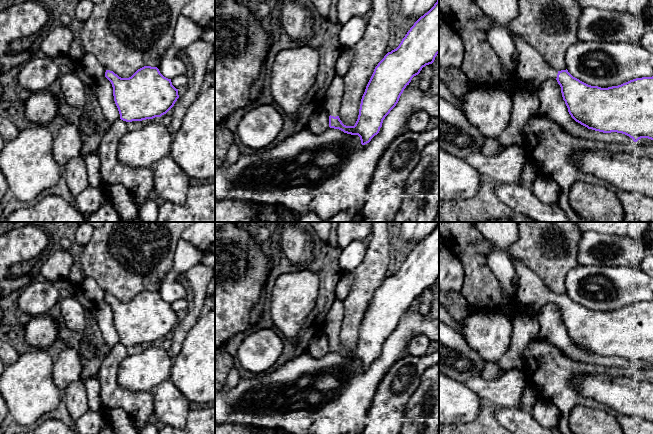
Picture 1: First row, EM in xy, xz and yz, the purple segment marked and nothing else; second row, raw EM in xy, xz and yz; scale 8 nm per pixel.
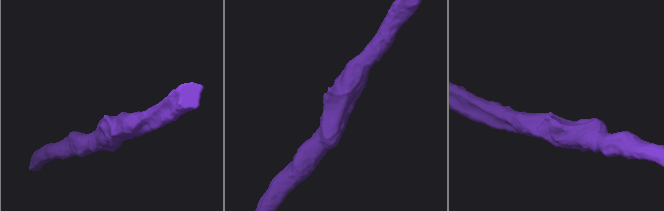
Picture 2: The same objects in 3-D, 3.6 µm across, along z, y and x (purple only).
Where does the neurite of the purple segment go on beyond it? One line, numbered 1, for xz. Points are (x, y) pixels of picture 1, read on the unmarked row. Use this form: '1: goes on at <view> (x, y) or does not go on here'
1: goes on at xz (334, 318)

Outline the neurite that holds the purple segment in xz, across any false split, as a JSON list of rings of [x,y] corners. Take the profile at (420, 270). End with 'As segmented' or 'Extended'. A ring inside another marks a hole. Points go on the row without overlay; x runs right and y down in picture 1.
[[[439,223],[434,230],[421,240],[407,256],[399,270],[388,276],[375,291],[361,323],[358,343],[354,350],[346,350],[339,342],[339,334],[344,317],[343,303],[335,300],[329,309],[324,330],[329,340],[329,351],[339,353],[344,357],[358,359],[361,368],[365,369],[377,359],[383,344],[396,330],[401,318],[412,302],[420,297],[423,291],[432,288],[439,277]]]. Extended

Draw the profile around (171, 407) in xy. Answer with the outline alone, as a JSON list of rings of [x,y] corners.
[[[171,379],[160,383],[154,395],[152,420],[159,426],[170,425],[176,429],[186,426],[190,401],[175,386]]]

